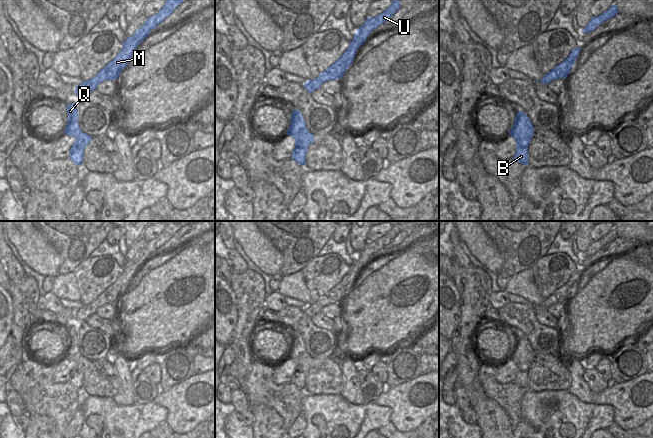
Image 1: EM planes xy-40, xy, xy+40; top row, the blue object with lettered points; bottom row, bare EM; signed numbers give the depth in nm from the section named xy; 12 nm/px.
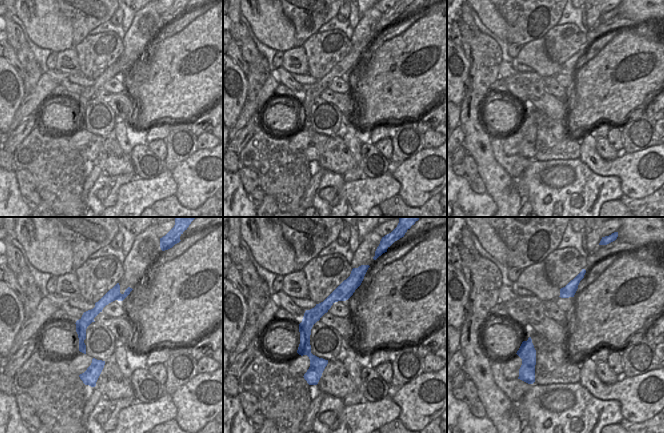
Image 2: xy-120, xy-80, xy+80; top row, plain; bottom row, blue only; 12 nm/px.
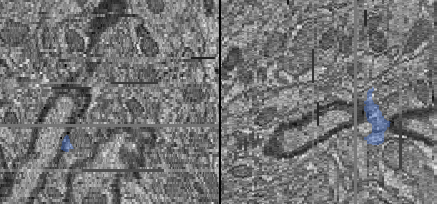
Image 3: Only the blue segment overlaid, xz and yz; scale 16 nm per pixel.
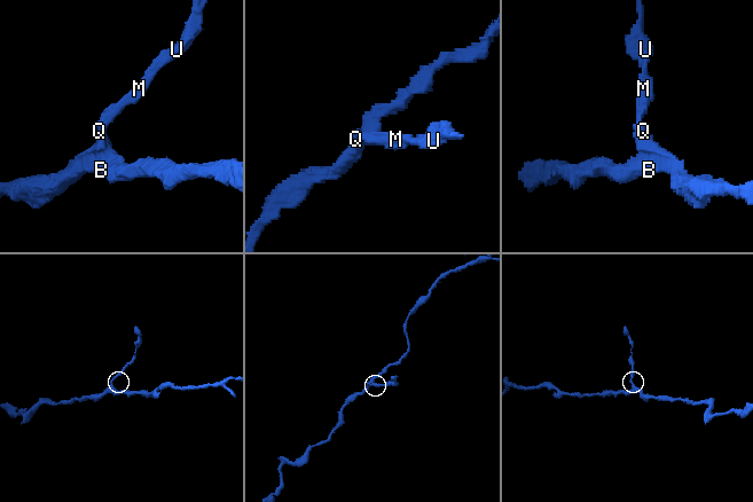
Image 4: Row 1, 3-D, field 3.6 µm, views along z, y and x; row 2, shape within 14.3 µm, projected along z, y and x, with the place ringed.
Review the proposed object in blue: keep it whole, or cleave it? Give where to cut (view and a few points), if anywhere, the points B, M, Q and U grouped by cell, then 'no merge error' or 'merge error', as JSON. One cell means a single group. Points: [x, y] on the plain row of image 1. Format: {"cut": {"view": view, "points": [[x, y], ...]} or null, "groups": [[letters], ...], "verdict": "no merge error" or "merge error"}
{"cut": null, "groups": [["B", "M", "Q", "U"]], "verdict": "no merge error"}

